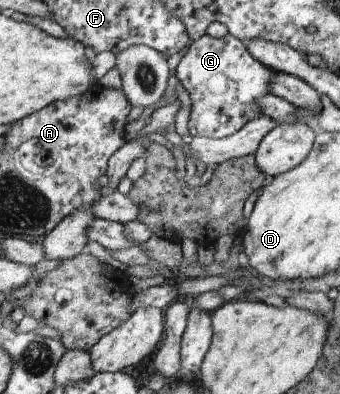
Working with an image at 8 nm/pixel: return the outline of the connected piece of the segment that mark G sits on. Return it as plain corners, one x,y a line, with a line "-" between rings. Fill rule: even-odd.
231,33
216,39
208,34
194,41
178,64
177,75
191,100
187,128
192,137
222,139
259,118
261,98
269,94
275,72
259,62
241,39

